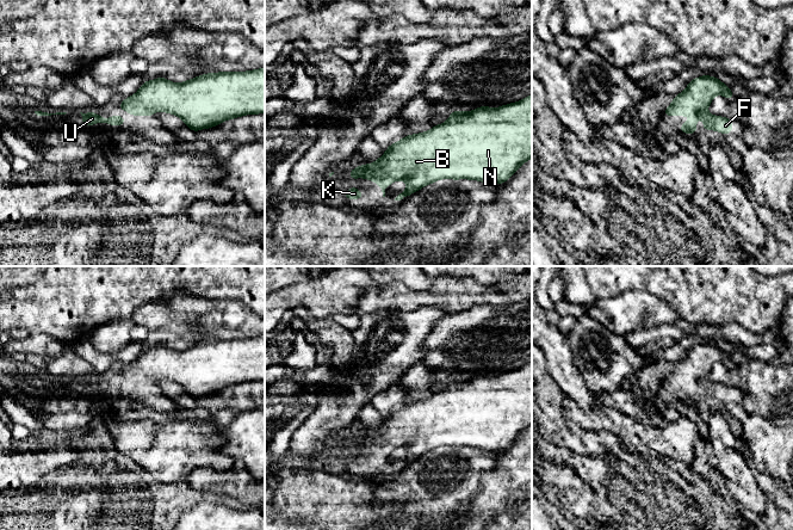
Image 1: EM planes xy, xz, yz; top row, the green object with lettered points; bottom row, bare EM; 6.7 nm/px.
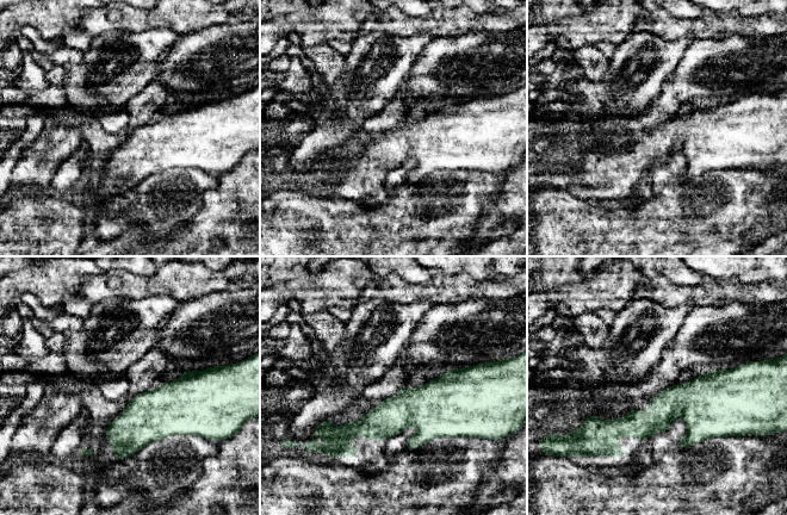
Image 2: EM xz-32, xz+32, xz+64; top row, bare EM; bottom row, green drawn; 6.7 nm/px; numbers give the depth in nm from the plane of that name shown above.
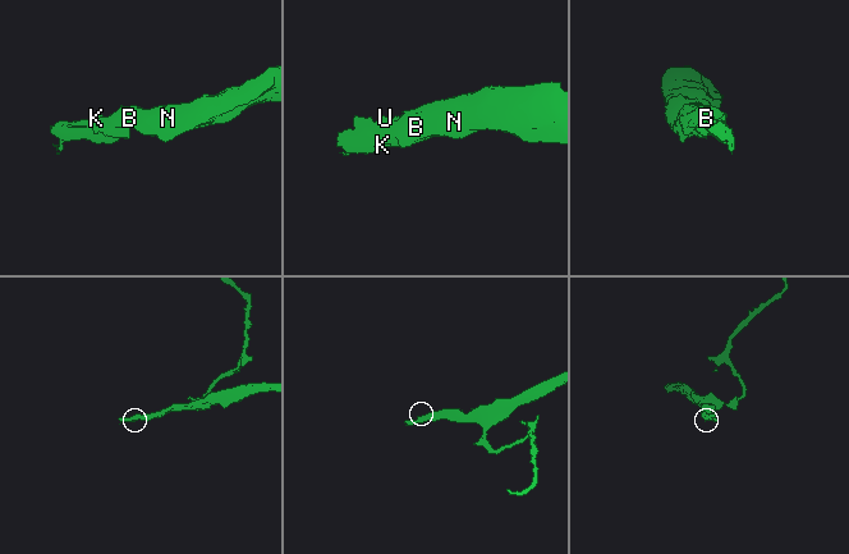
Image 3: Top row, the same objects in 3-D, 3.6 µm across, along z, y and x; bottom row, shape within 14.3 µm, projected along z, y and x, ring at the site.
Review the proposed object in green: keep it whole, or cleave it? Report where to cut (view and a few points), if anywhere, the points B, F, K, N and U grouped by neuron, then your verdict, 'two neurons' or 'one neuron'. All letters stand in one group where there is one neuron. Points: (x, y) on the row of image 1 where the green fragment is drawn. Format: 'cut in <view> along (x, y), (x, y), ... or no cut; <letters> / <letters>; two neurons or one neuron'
no cut; B F K N U; one neuron

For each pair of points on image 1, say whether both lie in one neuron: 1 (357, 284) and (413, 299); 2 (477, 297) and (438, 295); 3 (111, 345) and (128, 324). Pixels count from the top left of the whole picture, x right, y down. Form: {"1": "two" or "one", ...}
{"1": "two", "2": "one", "3": "one"}

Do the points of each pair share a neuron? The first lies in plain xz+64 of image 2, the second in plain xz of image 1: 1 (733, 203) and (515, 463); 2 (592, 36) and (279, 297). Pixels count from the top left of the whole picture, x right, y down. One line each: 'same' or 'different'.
1: different
2: same

